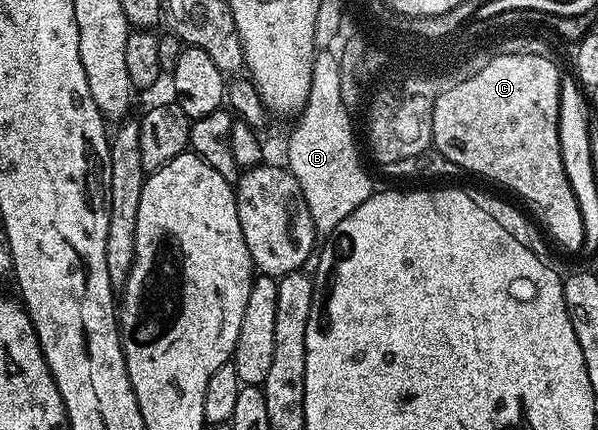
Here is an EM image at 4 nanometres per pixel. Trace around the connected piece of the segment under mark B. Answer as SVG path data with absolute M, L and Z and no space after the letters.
M332 48L317 49L314 56L314 64L310 72L310 96L306 96L304 109L300 111L295 119L296 127L292 130L292 135L288 138L288 162L287 169L298 180L302 188L302 196L306 200L306 208L310 210L310 220L317 235L327 236L374 193L372 178L364 171L364 166L360 163L360 154L356 151L356 134L352 131L352 118L348 115L348 106L344 103L344 80L345 71L342 69L342 62L336 59L336 54Z

